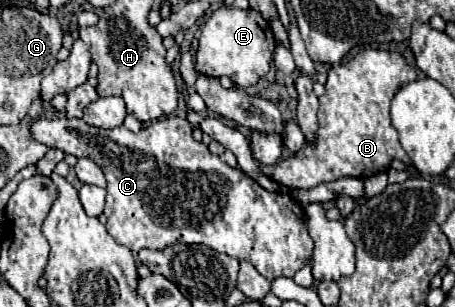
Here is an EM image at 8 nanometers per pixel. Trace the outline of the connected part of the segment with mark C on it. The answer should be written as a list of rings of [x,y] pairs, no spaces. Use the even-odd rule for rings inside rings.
[[[169,115],[149,123],[139,133],[131,133],[123,125],[103,131],[87,125],[83,119],[55,117],[33,121],[29,133],[37,143],[59,147],[75,157],[93,159],[103,169],[107,177],[107,231],[117,243],[131,251],[139,251],[143,247],[163,249],[175,243],[201,243],[217,249],[219,253],[249,261],[269,281],[277,277],[293,277],[313,255],[313,239],[307,231],[303,205],[293,195],[263,189],[245,171],[229,167],[217,155],[209,153],[203,143],[197,143],[191,137],[191,125],[187,119]],[[165,217],[171,217],[171,225],[163,223]]]

